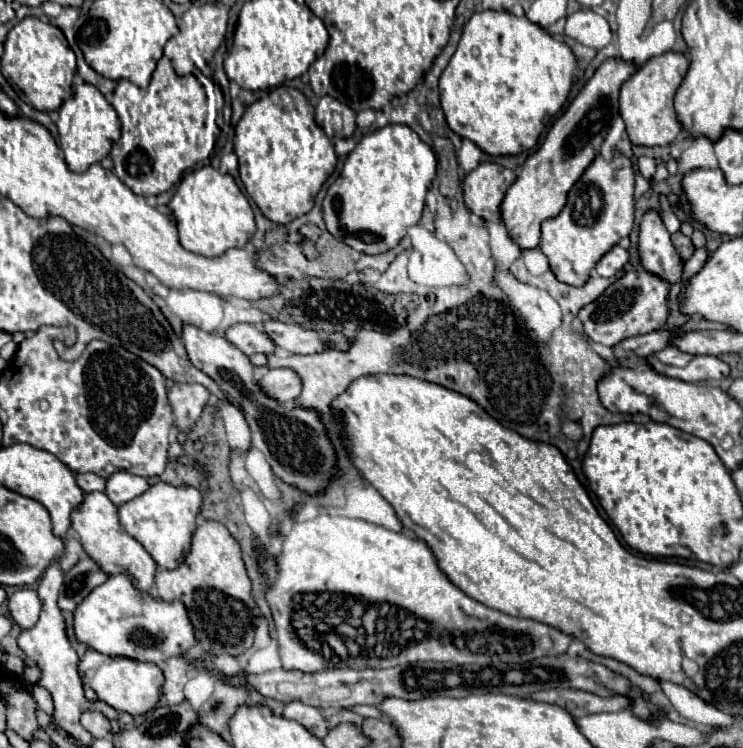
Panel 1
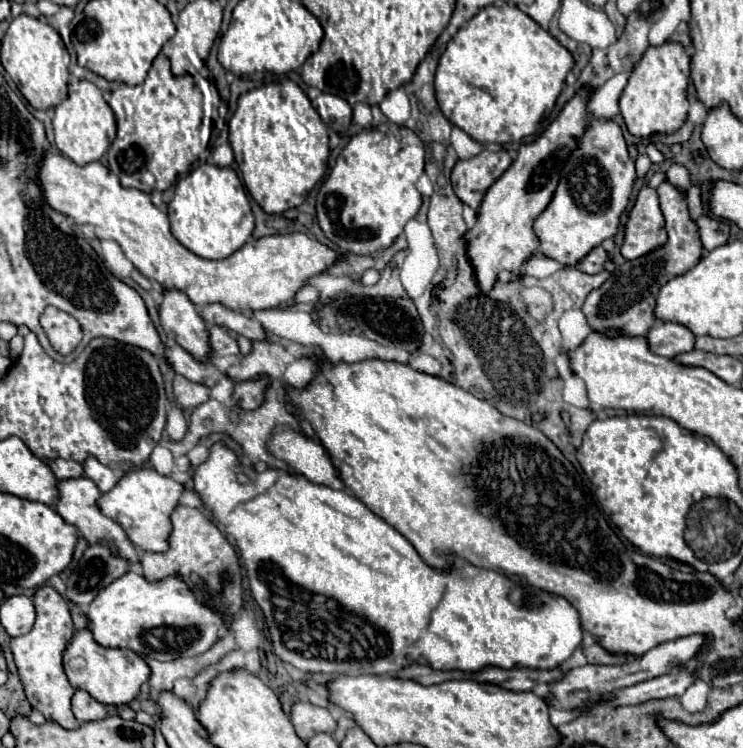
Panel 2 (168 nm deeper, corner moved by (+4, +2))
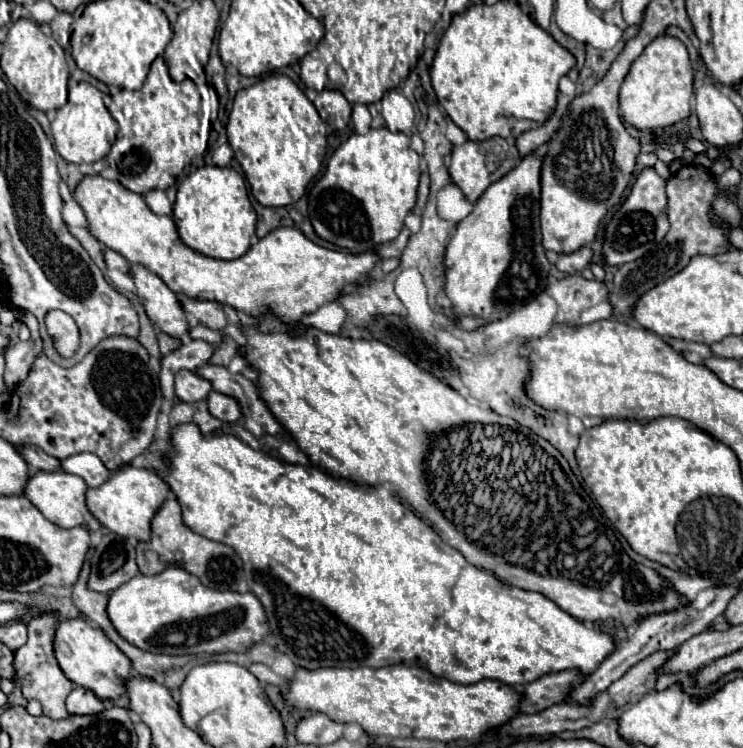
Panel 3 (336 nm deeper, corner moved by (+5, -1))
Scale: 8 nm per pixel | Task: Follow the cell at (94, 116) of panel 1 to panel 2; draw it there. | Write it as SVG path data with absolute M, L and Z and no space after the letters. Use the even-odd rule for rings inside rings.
M70 81L68 97L64 103L55 108L52 119L54 143L64 157L70 157L76 165L88 165L98 161L110 147L116 137L114 113L104 101L102 91L90 81Z

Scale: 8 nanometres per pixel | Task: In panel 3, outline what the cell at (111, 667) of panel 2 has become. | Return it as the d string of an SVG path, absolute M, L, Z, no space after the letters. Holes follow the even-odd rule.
M83 618L63 620L55 630L53 648L63 674L77 686L95 692L95 696L101 700L115 700L125 694L125 680L131 676L131 660L127 660L127 656L115 648L101 628L89 626Z

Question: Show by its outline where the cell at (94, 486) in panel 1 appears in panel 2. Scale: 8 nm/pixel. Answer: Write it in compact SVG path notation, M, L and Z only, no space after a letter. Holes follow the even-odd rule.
M56 459L56 461L46 461L54 475L64 481L64 479L78 479L84 477L84 467L76 461L66 461L66 459Z

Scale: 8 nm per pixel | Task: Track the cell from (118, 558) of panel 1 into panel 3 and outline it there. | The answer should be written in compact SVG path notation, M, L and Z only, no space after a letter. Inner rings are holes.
M55 470L55 472L35 472L31 474L31 478L25 484L23 494L31 500L31 504L53 524L61 526L61 528L75 528L75 526L83 526L89 532L97 530L101 524L91 516L91 512L85 506L85 490L87 484L83 478L75 476L75 474L67 474L63 470Z

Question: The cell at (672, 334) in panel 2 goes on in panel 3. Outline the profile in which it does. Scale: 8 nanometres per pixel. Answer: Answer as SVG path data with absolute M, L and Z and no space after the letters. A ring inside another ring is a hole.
M667 338L667 342L681 352L689 362L693 364L703 364L707 358L713 356L711 348L707 344L697 344L697 342L685 342L685 340L677 340L677 338Z

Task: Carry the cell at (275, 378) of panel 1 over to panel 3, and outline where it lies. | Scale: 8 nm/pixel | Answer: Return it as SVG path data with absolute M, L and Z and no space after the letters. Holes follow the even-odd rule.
M211 390L207 394L207 406L213 418L221 420L221 422L237 422L243 414L239 412L239 404L235 404L235 400L231 400L229 396L223 396L221 392Z

